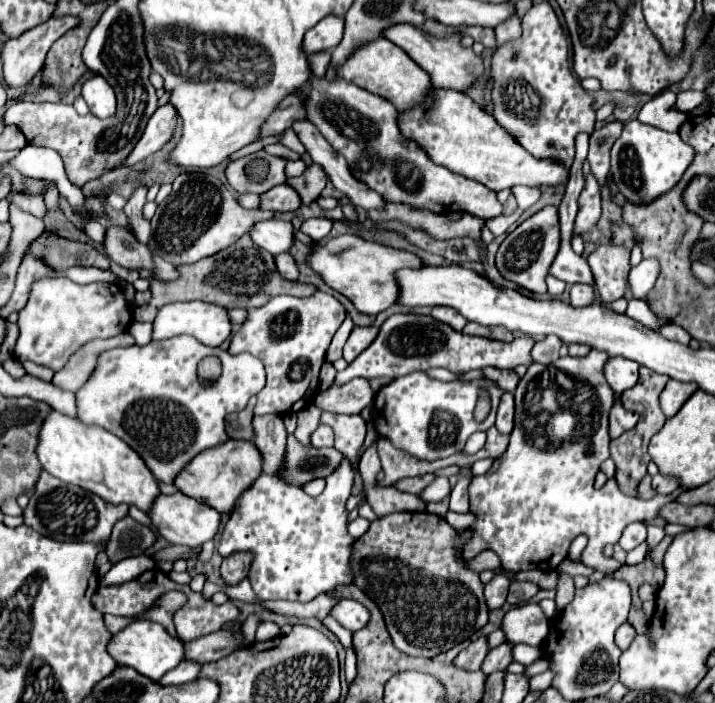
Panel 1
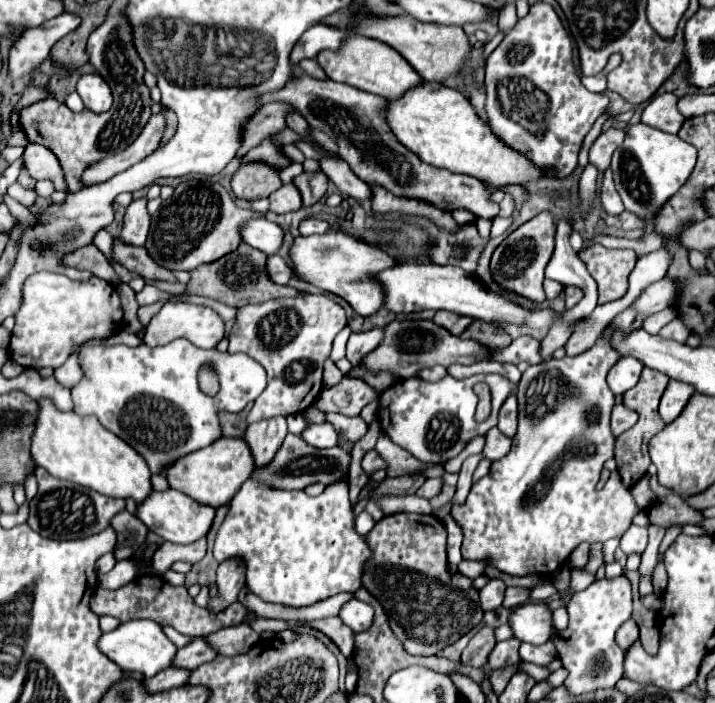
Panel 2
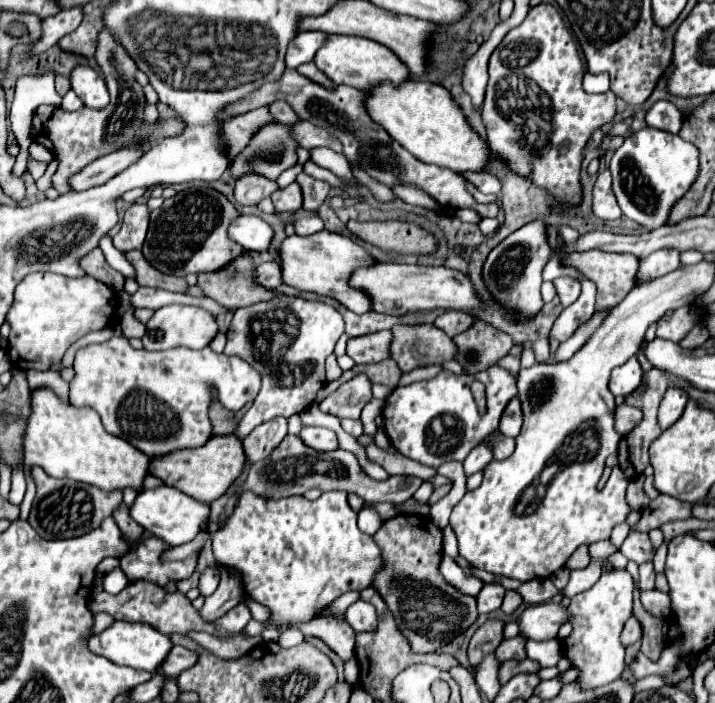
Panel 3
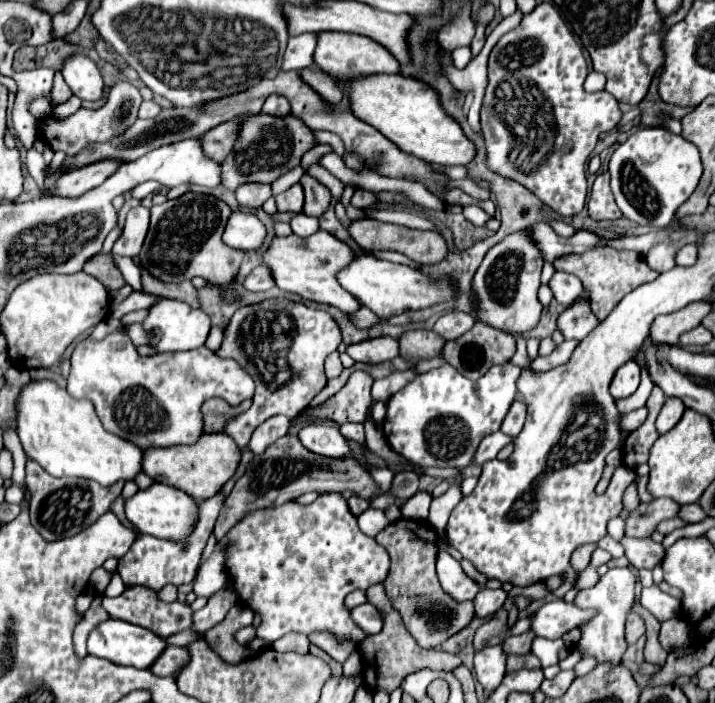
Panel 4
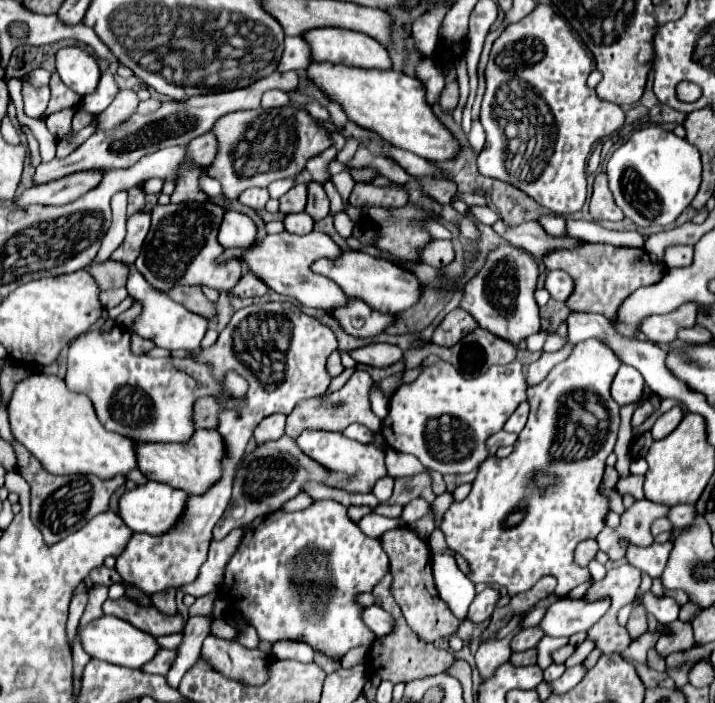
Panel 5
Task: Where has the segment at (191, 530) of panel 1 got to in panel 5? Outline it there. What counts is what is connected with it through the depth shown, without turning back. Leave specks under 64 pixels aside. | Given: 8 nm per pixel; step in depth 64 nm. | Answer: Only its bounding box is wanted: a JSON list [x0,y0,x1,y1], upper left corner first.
[118,480,188,536]

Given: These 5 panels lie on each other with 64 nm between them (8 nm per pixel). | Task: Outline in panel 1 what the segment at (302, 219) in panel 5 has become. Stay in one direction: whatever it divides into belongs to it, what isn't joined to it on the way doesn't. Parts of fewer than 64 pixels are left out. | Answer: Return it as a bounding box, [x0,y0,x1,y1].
[302,218,332,242]

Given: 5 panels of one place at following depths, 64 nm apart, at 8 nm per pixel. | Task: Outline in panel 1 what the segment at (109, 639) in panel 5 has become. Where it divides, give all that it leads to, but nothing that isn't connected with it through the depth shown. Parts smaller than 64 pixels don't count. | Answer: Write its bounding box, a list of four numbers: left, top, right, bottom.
[108,620,186,680]

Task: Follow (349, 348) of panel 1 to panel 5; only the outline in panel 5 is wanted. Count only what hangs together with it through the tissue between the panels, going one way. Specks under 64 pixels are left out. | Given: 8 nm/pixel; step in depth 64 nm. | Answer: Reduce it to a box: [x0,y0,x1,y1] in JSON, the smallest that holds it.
[350,344,402,366]

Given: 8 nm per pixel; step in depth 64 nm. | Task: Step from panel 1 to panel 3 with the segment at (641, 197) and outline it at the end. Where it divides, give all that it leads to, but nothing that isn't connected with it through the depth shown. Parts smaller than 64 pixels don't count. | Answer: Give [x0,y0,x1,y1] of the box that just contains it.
[608,126,698,230]

